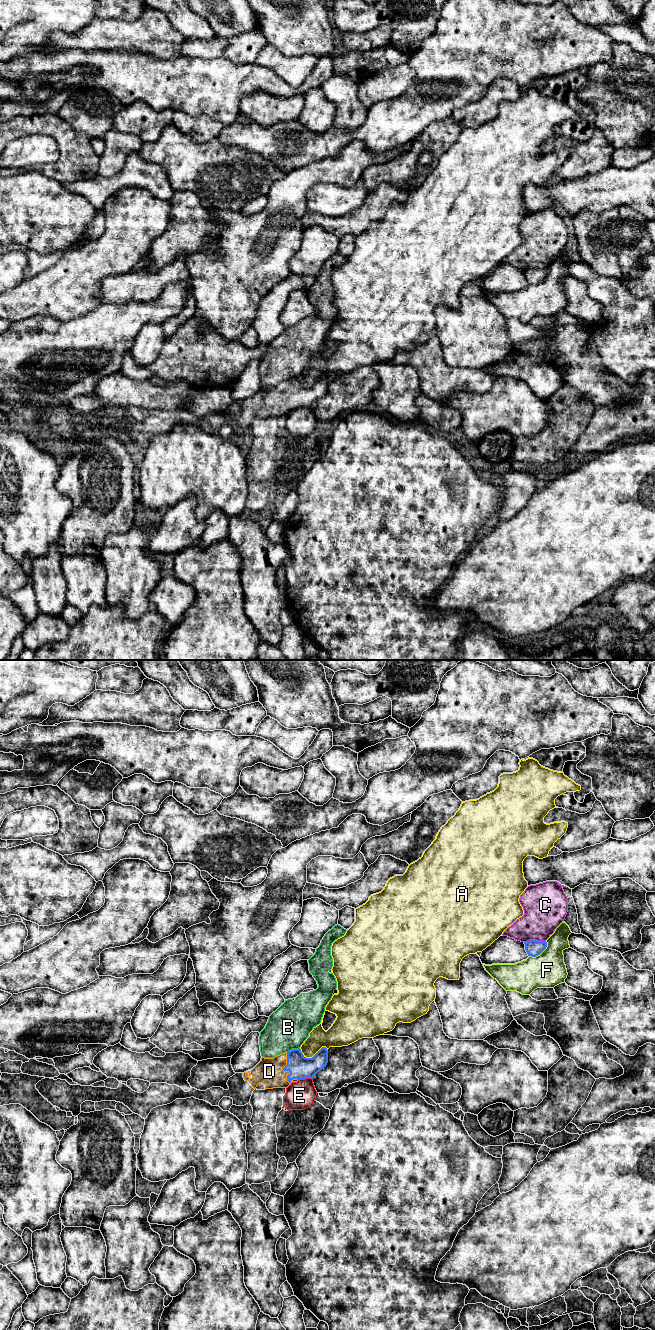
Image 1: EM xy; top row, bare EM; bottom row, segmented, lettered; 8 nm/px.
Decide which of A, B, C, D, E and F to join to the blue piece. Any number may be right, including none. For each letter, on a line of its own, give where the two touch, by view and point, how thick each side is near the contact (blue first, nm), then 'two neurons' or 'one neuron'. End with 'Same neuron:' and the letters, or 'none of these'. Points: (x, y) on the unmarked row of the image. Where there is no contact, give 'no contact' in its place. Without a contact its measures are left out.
A: meets blue in xy at (312, 385); 190 nm thick on the blue side, 170 nm on the other; two neurons
B: meets blue in xy at (293, 377); 190 nm thick on the blue side, 340 nm on the other; two neurons
C: meets blue in xy at (534, 268); 130 nm thick on the blue side, 320 nm on the other; two neurons
D: meets blue in xy at (283, 397); 190 nm thick on the blue side, 220 nm on the other; one neuron
E: meets blue in xy at (305, 406); 190 nm thick on the blue side, 220 nm on the other; two neurons
F: meets blue in xy at (540, 281); 130 nm thick on the blue side, 280 nm on the other; two neurons
Same neuron: D

